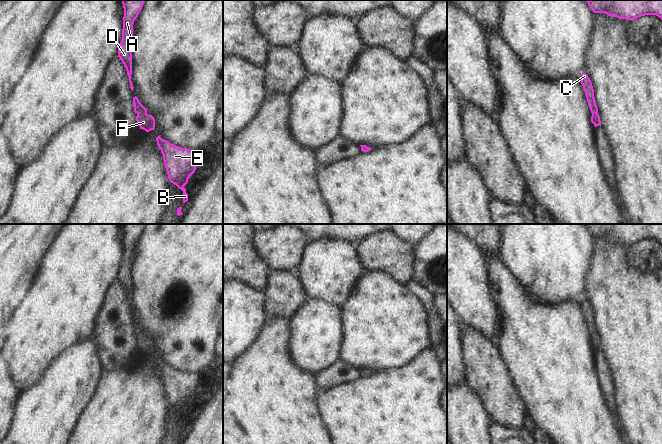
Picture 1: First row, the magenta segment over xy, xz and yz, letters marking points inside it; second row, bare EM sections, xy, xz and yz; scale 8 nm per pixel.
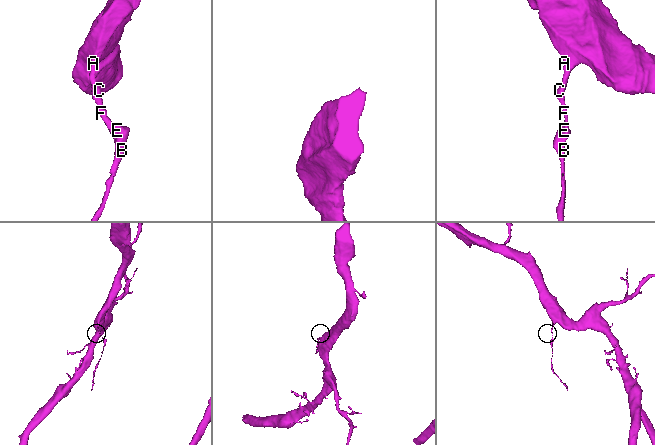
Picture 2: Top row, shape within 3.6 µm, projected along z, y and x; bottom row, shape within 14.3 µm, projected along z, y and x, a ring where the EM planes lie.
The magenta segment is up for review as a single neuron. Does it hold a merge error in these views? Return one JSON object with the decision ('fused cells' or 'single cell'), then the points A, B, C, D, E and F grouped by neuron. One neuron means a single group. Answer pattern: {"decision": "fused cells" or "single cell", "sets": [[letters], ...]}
{"decision": "single cell", "sets": [["A", "B", "C", "D", "E", "F"]]}

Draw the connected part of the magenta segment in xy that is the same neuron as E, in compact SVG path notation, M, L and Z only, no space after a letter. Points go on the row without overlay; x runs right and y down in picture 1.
M160 360L156 361L157 369L161 373L168 403L183 415L183 427L188 425L188 418L184 410L196 394L200 382L197 374L181 372L171 368Z

